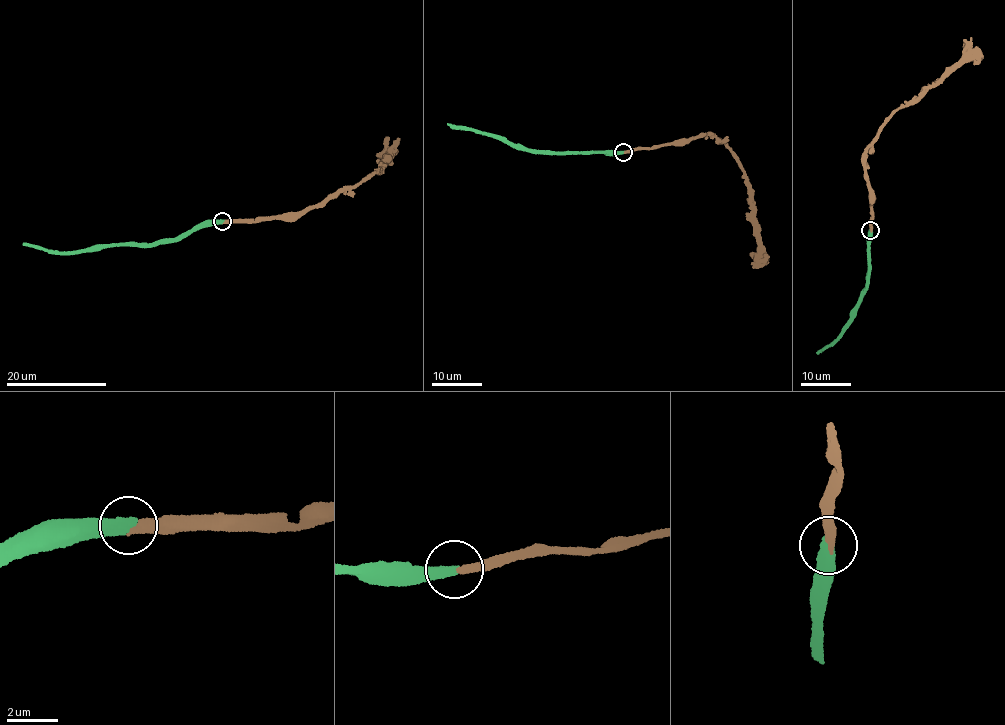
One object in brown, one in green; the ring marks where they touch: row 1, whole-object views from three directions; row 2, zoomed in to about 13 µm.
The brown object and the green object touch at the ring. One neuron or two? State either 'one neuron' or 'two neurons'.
one neuron

